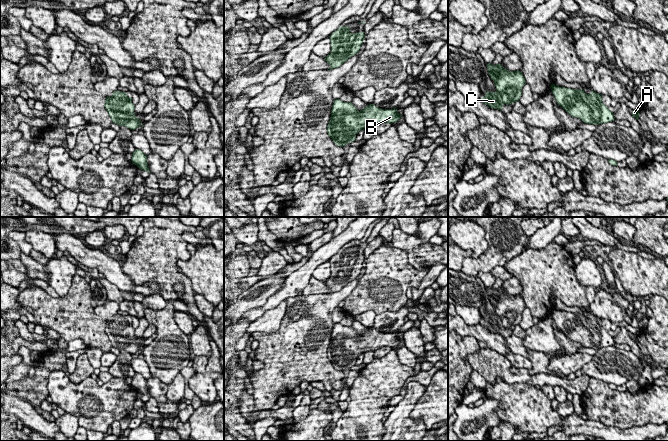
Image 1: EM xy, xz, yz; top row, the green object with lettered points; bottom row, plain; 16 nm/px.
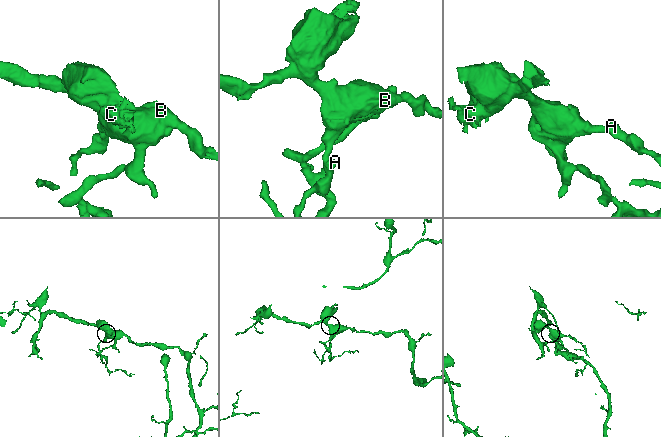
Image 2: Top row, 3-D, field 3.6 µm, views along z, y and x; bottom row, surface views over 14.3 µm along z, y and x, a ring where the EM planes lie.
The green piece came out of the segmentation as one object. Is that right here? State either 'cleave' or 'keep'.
keep

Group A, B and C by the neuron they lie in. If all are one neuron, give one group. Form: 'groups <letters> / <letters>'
groups A B C

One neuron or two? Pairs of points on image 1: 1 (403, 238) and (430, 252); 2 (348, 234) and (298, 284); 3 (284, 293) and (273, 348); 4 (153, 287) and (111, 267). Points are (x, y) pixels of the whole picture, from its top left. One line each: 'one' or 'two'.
1: one
2: one
3: two
4: one

